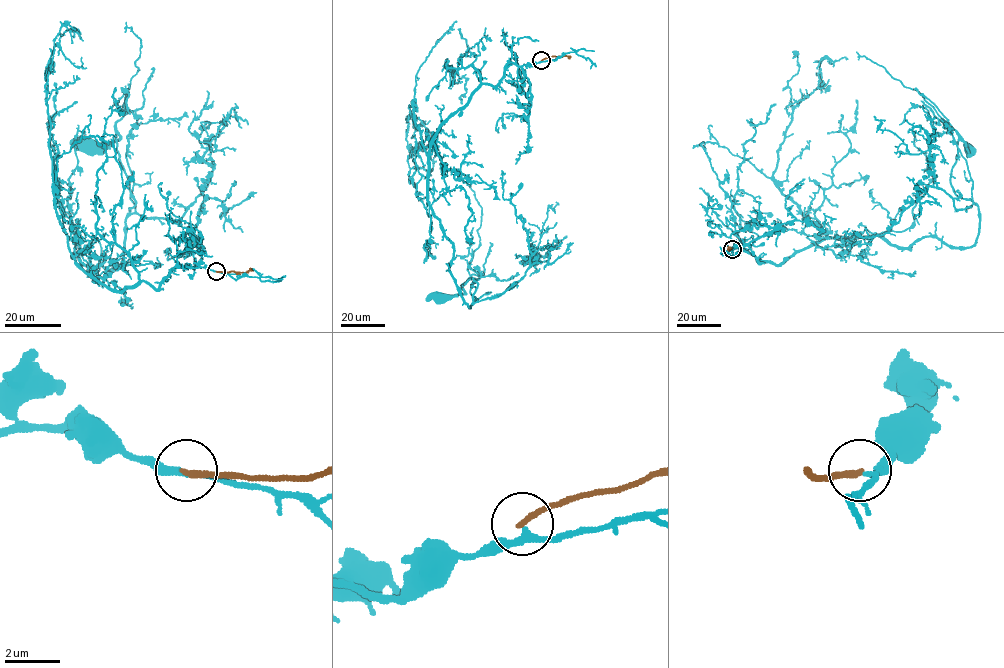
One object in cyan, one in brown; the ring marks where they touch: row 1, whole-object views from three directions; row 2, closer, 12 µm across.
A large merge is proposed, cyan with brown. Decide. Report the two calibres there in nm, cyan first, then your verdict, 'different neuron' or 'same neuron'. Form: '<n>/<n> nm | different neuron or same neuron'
200/200 nm | different neuron

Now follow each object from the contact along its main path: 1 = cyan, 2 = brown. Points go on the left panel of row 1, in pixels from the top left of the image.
1: (216, 271), (117, 291), (79, 265), (117, 267), (135, 204), (117, 133), (87, 145)
2: (216, 271), (253, 269)

